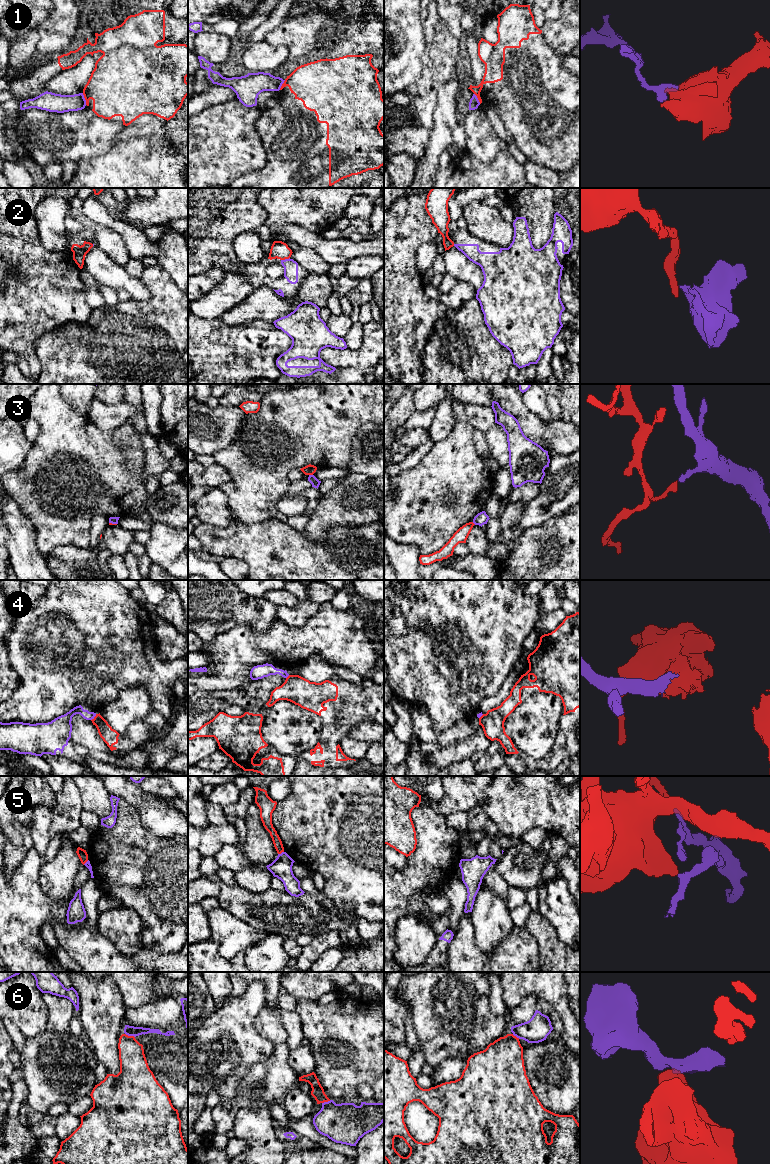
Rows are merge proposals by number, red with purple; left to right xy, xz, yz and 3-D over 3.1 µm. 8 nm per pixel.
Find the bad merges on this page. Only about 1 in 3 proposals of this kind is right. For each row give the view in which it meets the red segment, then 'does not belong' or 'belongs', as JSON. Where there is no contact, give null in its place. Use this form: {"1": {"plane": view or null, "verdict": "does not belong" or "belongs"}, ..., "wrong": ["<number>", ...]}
{"1": {"plane": "xy", "verdict": "does not belong"}, "2": {"plane": "xz", "verdict": "does not belong"}, "3": {"plane": "xz", "verdict": "does not belong"}, "4": {"plane": "xy", "verdict": "does not belong"}, "5": {"plane": "xz", "verdict": "does not belong"}, "6": {"plane": "xy", "verdict": "does not belong"}, "wrong": ["1", "2", "3", "4", "5", "6"]}

